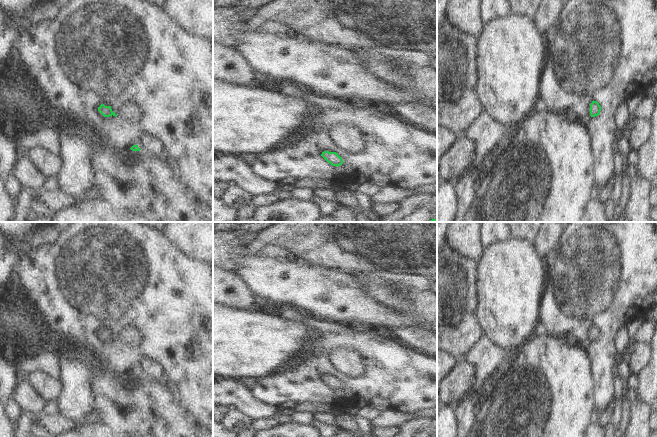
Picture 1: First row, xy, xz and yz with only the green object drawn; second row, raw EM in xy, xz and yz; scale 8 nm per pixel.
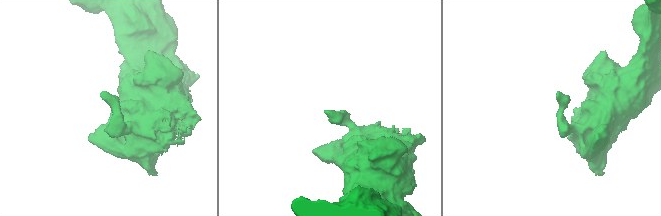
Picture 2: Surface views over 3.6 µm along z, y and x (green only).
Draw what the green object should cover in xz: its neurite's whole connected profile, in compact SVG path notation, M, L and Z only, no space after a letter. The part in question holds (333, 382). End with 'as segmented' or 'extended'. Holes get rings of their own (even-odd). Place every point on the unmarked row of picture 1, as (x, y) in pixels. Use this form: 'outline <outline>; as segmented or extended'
outline M324 375L321 380L332 390L337 391L343 388L342 381L340 381L336 376Z; as segmented

